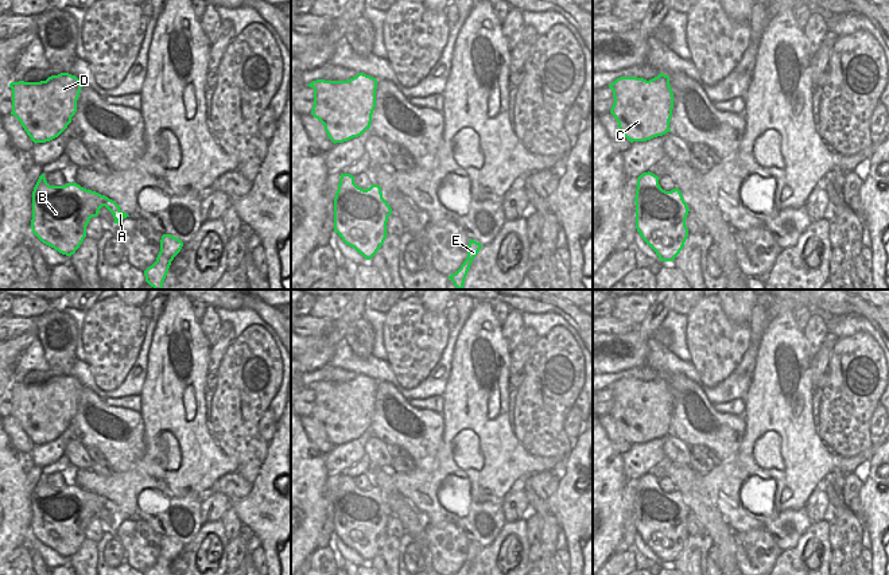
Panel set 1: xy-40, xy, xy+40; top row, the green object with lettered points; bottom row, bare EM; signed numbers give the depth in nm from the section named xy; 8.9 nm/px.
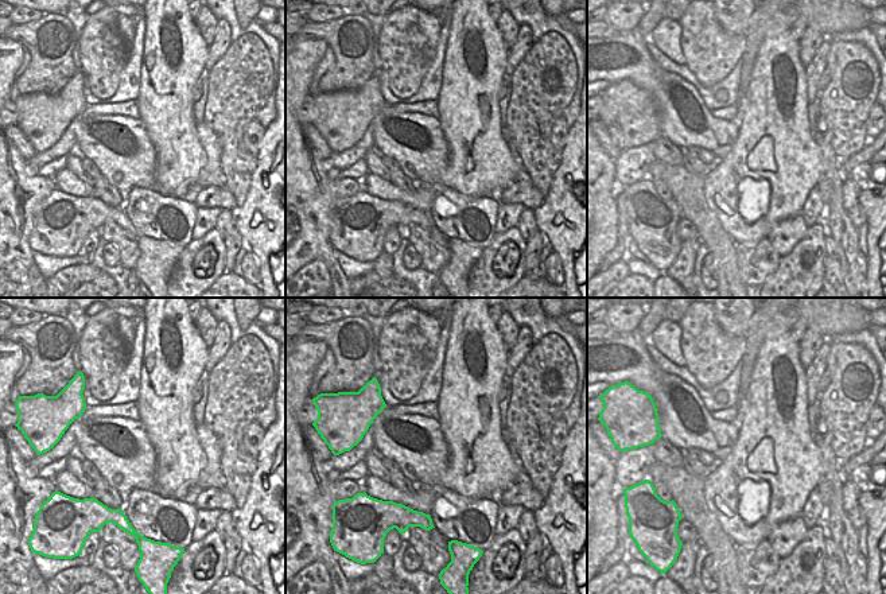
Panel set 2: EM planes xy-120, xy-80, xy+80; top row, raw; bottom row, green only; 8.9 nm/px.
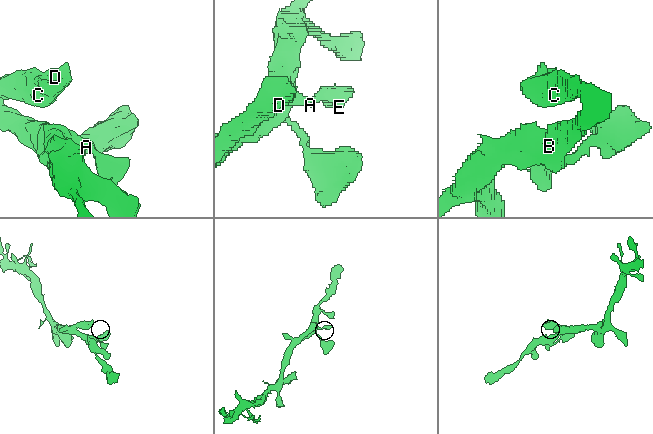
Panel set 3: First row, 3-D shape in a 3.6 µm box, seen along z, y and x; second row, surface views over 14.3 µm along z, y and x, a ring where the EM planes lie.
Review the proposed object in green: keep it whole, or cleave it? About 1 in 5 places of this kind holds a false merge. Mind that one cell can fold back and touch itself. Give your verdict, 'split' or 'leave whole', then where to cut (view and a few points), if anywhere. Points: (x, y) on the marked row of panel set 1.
leave whole; no cut

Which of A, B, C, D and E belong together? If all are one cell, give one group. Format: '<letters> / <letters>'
A B C D E

